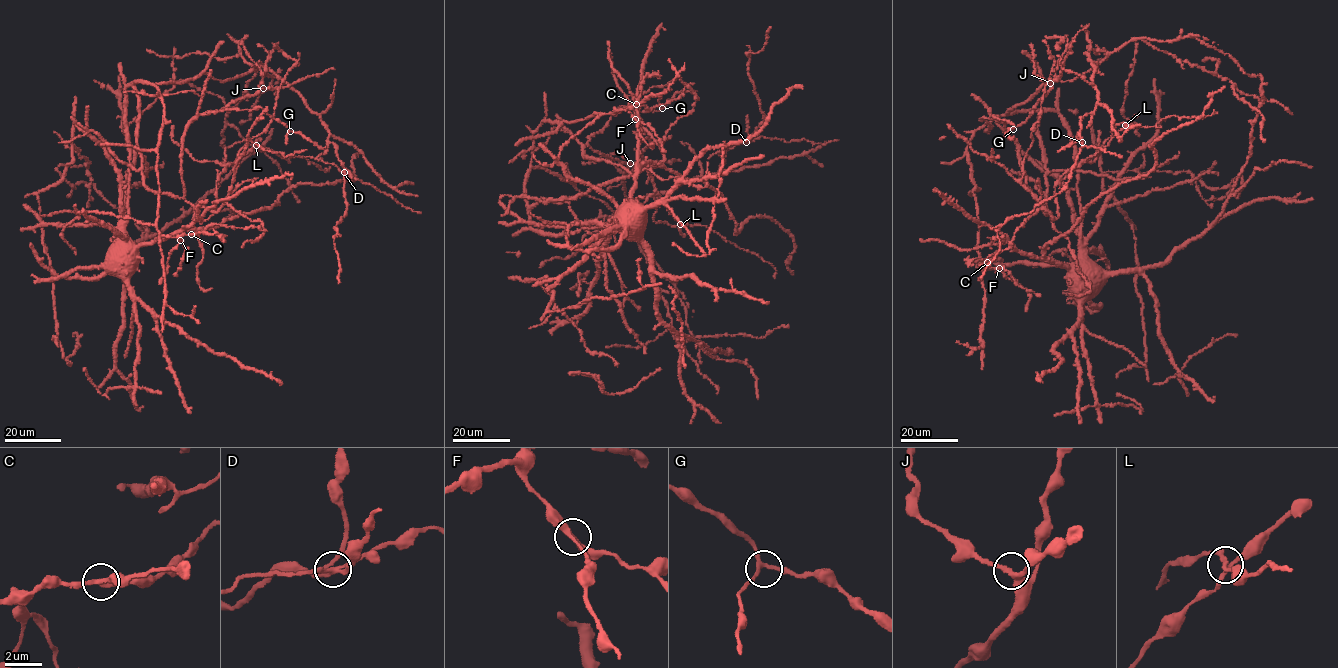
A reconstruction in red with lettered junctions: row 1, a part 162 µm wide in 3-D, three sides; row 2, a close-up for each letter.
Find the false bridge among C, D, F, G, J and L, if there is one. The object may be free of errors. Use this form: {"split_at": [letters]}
{"split_at": ["D"]}

